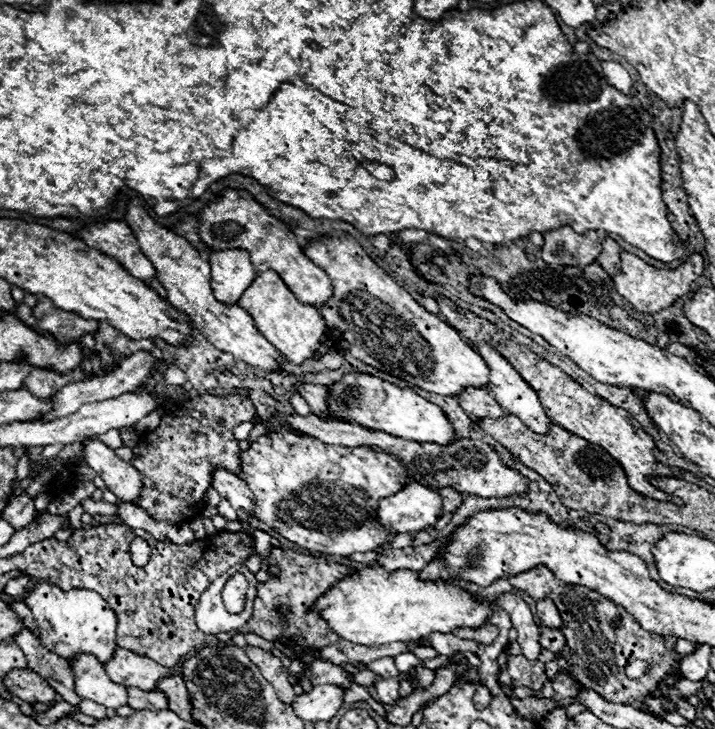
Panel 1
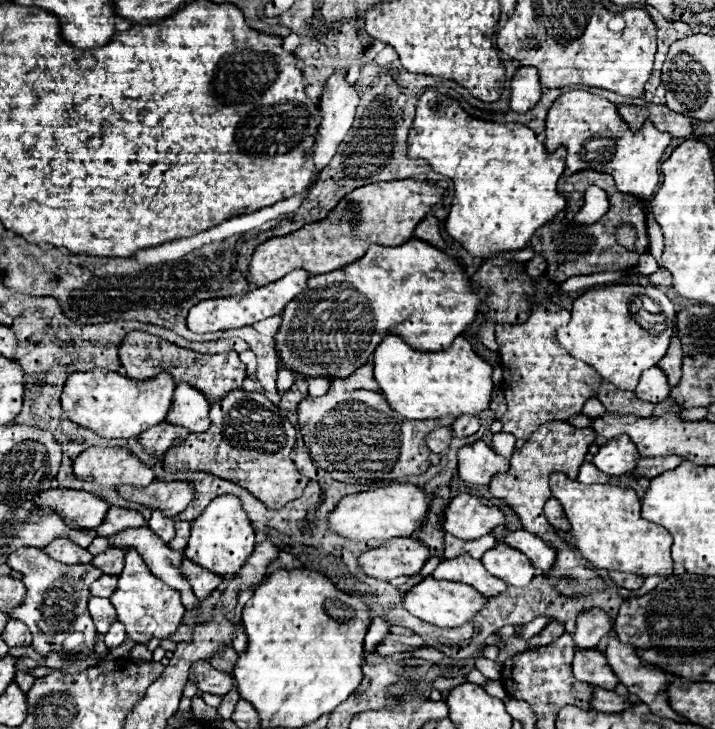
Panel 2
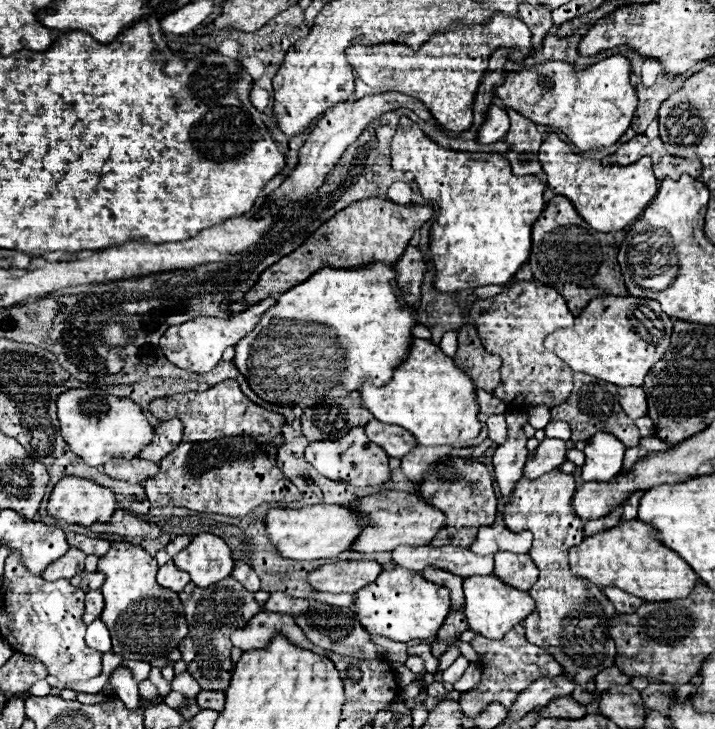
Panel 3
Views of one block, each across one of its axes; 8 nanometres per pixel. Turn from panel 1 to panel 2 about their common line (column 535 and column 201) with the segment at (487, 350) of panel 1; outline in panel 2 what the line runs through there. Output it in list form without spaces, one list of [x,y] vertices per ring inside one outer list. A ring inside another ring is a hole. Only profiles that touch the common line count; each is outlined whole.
[[[178,382],[166,422],[176,422],[178,426],[186,426],[190,432],[198,432],[210,426],[208,412],[210,412],[210,402],[206,400],[206,396],[194,386]]]

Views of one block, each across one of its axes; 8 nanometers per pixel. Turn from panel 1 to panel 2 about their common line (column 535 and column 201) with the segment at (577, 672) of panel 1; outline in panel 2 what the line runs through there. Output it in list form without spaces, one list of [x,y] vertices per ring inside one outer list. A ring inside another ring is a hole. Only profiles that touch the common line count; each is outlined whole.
[[[186,558],[182,560],[180,570],[182,570],[182,576],[188,580],[188,584],[192,586],[192,592],[196,598],[206,598],[212,590],[216,590],[216,586],[222,580],[222,576],[210,574],[210,570],[202,570],[200,566],[194,566],[194,562],[186,562]]]

